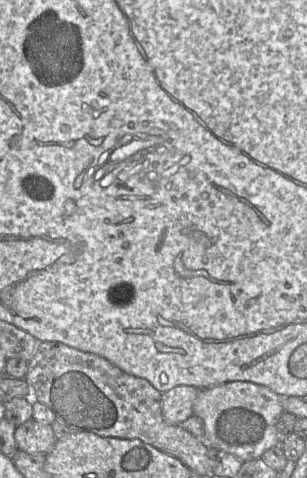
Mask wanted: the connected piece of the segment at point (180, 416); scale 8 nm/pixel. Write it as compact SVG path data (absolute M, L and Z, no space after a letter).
M180 385L164 393L161 408L164 420L179 425L193 414L193 406L200 389L194 386Z

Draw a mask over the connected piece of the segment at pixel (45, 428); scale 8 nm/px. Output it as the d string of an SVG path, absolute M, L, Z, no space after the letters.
M31 419L16 427L15 441L21 451L47 455L53 450L57 439L51 425Z

